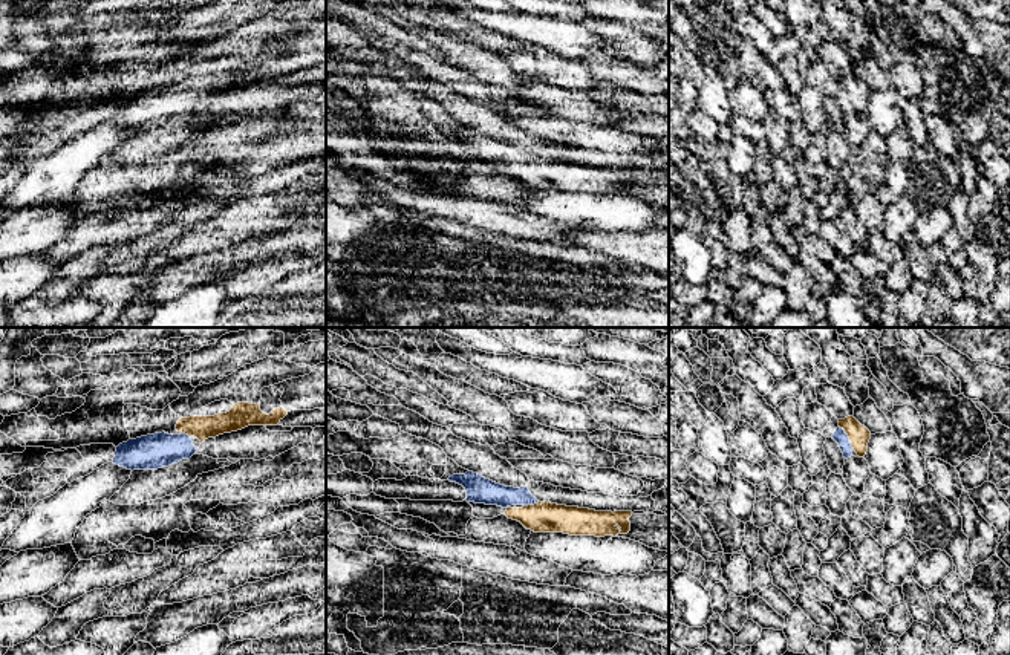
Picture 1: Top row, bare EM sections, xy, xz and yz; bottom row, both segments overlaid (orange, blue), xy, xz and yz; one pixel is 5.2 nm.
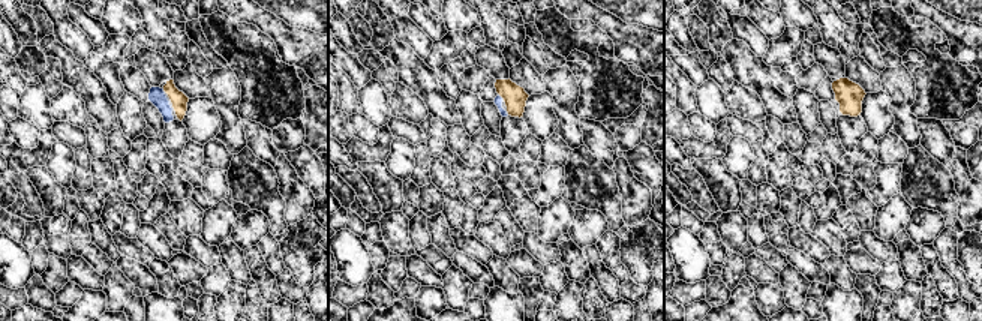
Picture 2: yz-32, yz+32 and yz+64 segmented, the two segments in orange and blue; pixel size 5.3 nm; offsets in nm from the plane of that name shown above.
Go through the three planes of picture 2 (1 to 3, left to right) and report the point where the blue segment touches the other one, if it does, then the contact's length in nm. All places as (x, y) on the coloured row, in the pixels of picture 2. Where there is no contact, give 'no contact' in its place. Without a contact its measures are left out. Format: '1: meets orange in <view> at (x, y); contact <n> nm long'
1: meets orange in yz-32 at (164, 90); contact 30 nm long
2: meets orange in yz+32 at (501, 96); contact 40 nm long
3: no contact

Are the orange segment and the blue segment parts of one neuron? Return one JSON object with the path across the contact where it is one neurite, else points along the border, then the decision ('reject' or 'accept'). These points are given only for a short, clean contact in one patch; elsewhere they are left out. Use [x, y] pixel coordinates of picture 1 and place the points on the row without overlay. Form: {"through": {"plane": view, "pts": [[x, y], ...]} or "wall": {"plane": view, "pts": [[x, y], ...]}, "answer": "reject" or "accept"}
{"through": {"plane": "yz", "pts": [[859, 92], [845, 89], [839, 94]]}, "answer": "accept"}

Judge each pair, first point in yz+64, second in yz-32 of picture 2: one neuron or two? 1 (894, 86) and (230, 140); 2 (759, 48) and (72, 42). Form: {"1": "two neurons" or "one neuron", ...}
{"1": "one neuron", "2": "one neuron"}

